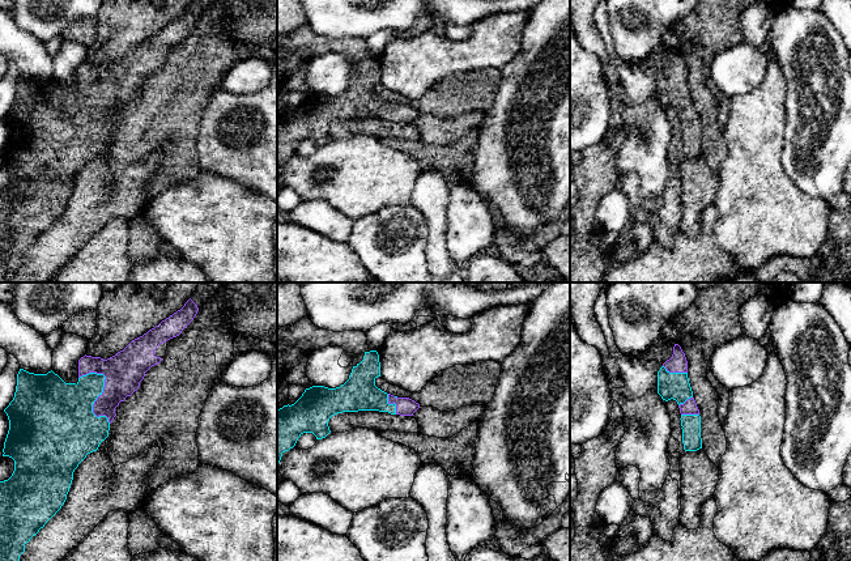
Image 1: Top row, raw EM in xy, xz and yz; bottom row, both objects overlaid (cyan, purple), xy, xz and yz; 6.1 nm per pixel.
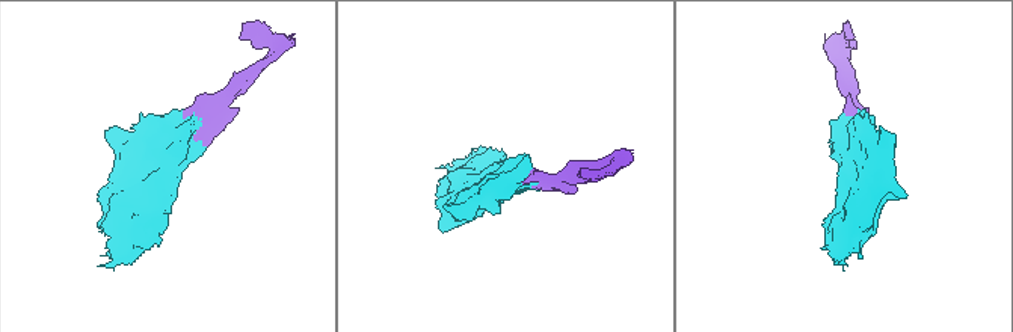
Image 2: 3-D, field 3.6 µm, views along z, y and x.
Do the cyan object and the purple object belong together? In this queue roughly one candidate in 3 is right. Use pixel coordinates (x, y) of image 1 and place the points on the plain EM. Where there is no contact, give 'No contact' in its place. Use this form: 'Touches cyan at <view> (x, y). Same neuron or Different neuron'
Touches cyan at xy (102, 98). Same neuron

